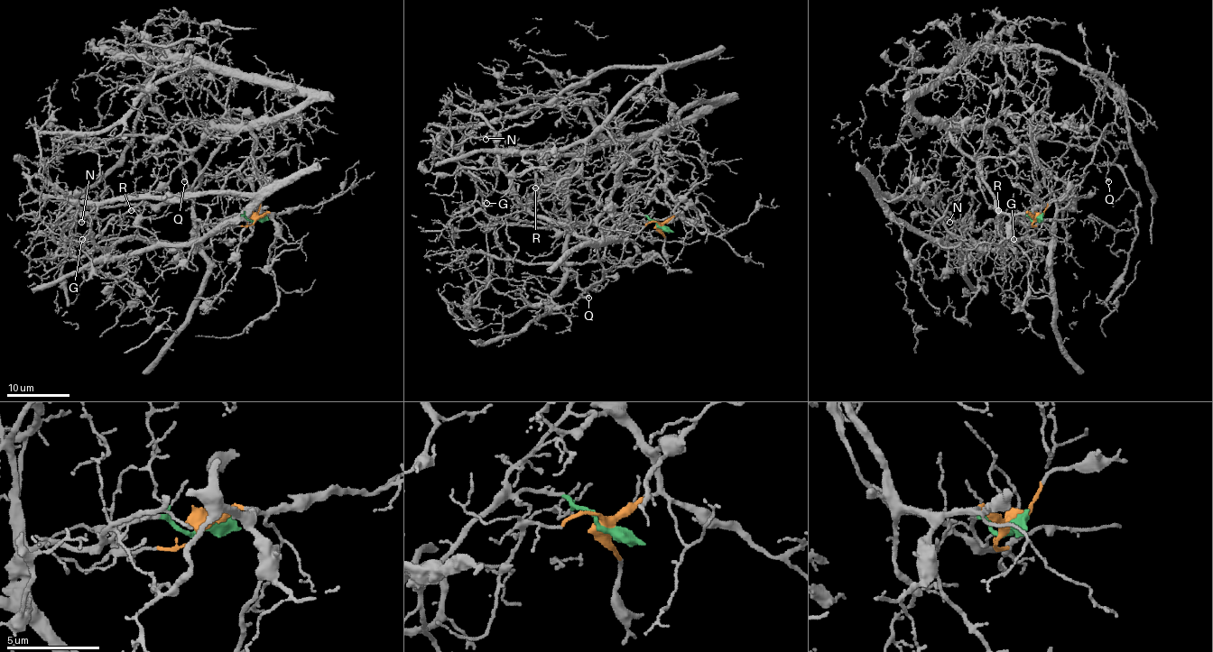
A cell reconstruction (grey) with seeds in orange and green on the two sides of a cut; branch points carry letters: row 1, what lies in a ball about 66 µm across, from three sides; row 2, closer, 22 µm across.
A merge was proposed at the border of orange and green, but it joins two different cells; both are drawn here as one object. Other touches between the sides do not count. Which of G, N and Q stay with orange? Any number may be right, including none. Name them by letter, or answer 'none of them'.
none of them

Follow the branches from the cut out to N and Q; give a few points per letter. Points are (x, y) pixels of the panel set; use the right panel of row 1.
N: (1037, 219), (1024, 216), (1050, 229), (1050, 243), (1019, 238), (1006, 248), (967, 244), (949, 221)
Q: (1037, 219), (1024, 216), (1030, 225), (1053, 223), (1053, 216), (1070, 200), (1098, 144), (1108, 157), (1108, 182)

